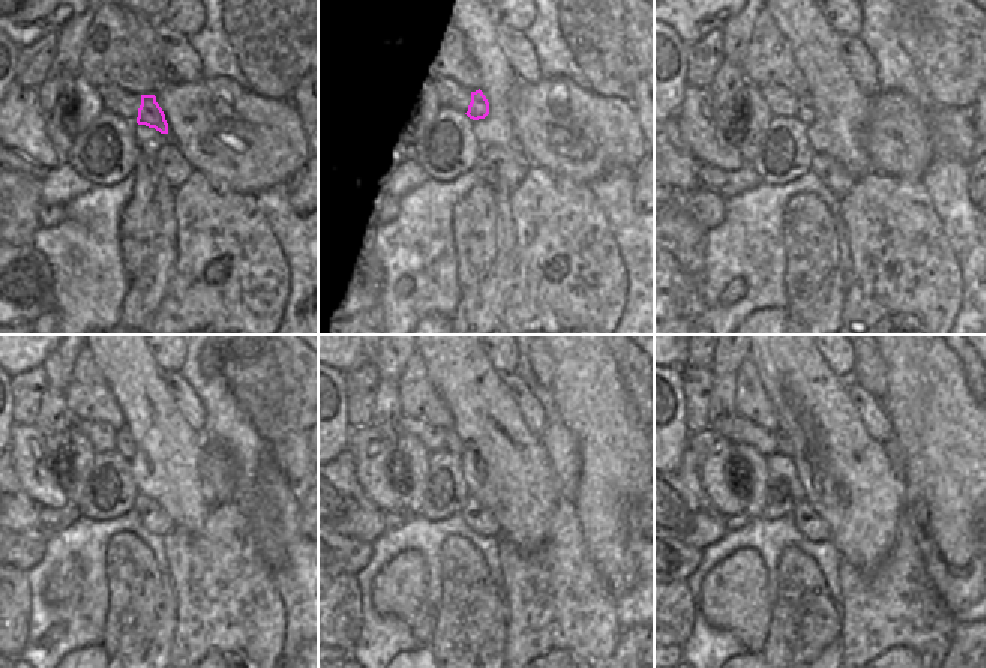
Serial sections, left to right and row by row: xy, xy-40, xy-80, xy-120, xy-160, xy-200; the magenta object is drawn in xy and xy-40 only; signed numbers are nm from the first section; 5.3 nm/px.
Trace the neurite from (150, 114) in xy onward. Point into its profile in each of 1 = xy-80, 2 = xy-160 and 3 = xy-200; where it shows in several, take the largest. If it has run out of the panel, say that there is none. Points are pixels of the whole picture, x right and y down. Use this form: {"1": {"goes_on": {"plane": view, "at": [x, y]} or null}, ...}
{"1": {"goes_on": {"plane": "xy-80", "at": [805, 113]}}, "2": {"goes_on": {"plane": "xy-160", "at": [453, 445]}}, "3": {"goes_on": {"plane": "xy-200", "at": [784, 446]}}}

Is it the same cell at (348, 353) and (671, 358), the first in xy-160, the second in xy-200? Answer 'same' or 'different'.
same

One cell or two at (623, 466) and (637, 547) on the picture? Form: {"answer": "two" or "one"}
{"answer": "two"}

